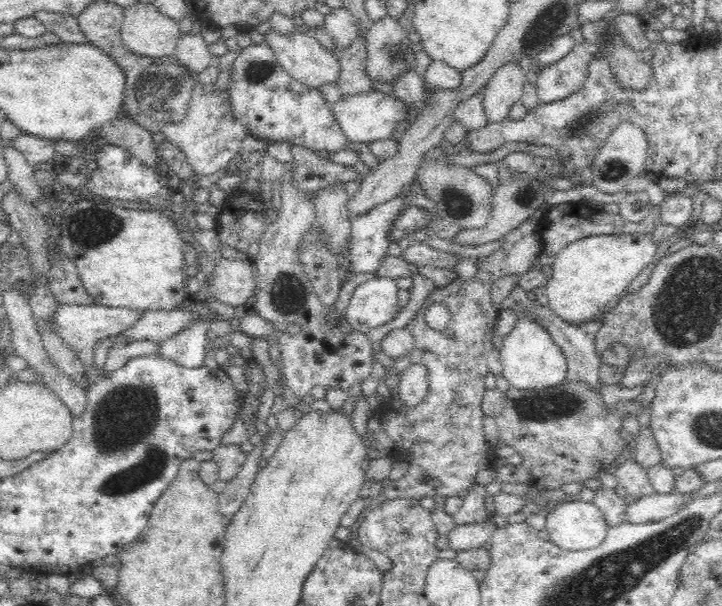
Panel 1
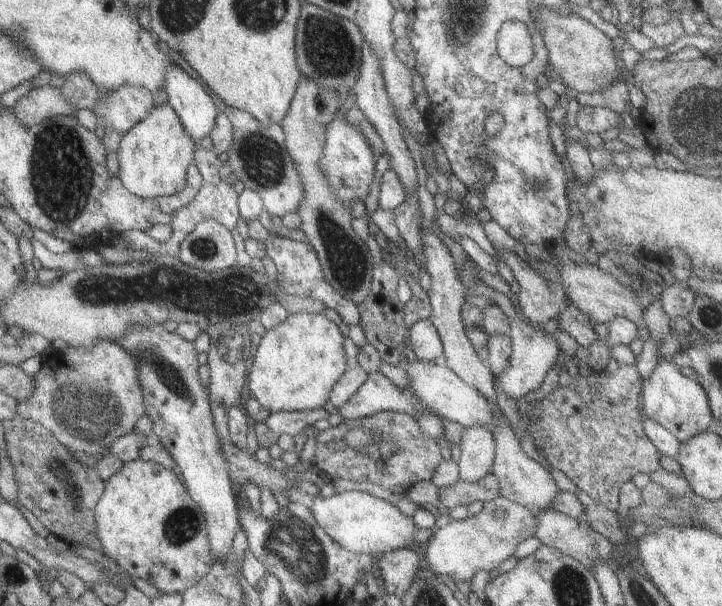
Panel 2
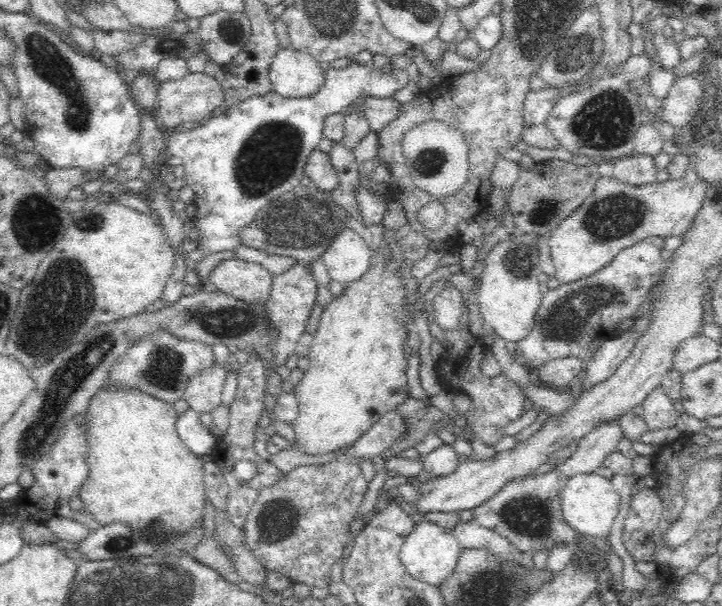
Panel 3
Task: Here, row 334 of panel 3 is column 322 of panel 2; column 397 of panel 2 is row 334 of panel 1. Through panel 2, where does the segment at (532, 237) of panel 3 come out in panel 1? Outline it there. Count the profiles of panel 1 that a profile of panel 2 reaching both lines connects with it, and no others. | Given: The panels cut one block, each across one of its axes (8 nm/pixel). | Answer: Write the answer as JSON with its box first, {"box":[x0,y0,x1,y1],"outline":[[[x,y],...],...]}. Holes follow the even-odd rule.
{"box":[500,316,568,392],"outline":[[[527,316],[518,319],[513,331],[505,338],[500,351],[501,375],[511,388],[524,392],[540,391],[562,386],[568,378],[568,363],[548,331]]]}

